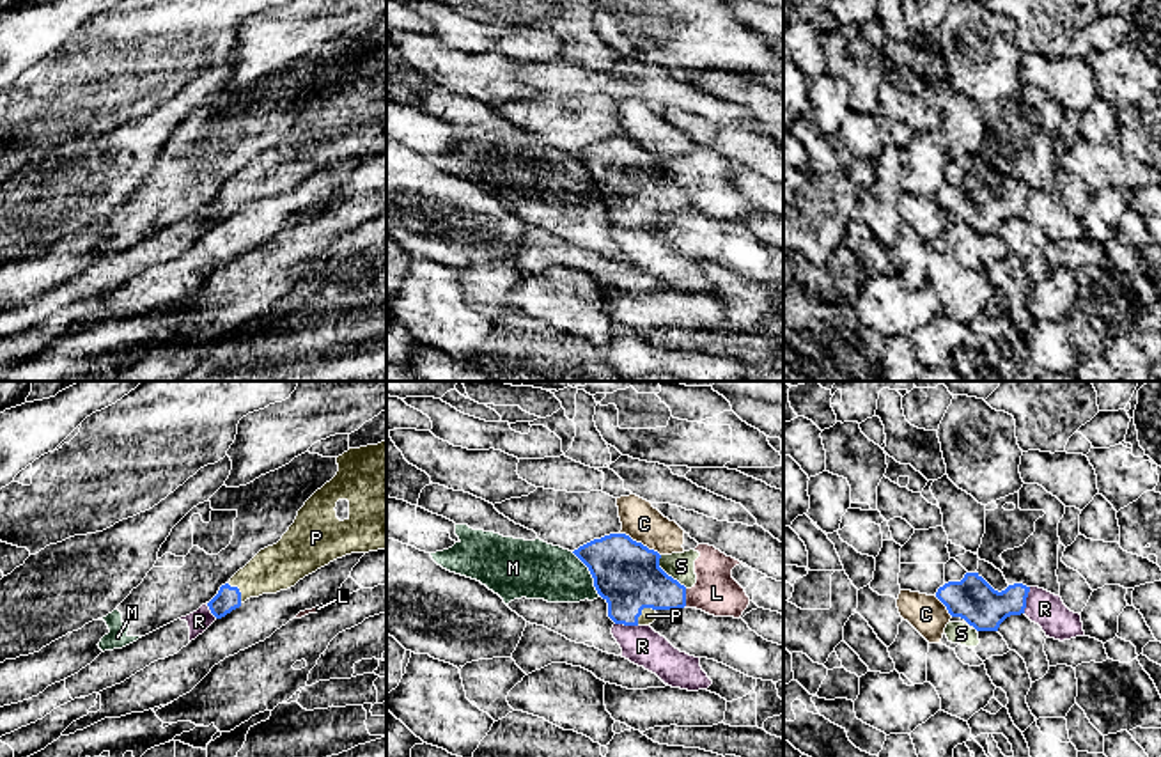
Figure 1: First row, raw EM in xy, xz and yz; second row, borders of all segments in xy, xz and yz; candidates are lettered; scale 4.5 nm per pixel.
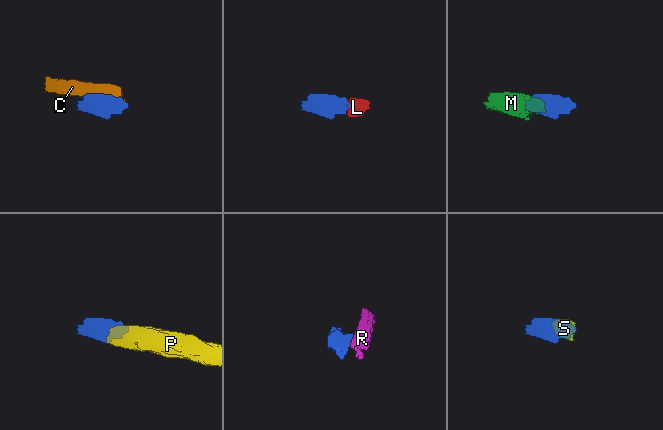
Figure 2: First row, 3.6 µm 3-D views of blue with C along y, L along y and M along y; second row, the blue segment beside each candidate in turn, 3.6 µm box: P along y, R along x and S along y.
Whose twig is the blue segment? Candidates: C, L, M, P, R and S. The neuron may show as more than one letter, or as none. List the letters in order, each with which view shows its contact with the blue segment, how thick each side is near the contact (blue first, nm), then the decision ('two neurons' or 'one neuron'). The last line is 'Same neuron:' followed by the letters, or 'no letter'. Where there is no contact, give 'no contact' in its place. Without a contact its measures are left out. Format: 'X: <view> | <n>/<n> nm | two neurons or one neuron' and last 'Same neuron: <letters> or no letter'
C: xz | 300/170 nm | two neurons
L: xz | 280/200 nm | two neurons
M: xz | 300/260 nm | two neurons
P: xz | 300/70 nm | one neuron
R: yz | 200/160 nm | two neurons
S: xz | 300/130 nm | two neurons
Same neuron: P

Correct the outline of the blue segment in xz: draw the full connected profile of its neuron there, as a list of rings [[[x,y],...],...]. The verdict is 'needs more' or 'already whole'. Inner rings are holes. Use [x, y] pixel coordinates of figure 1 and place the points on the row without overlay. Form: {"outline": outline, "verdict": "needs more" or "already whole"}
{"outline": [[[626,137],[594,142],[573,156],[588,170],[615,227],[649,229],[658,213],[686,209],[686,190],[659,170],[661,158]]], "verdict": "needs more"}

